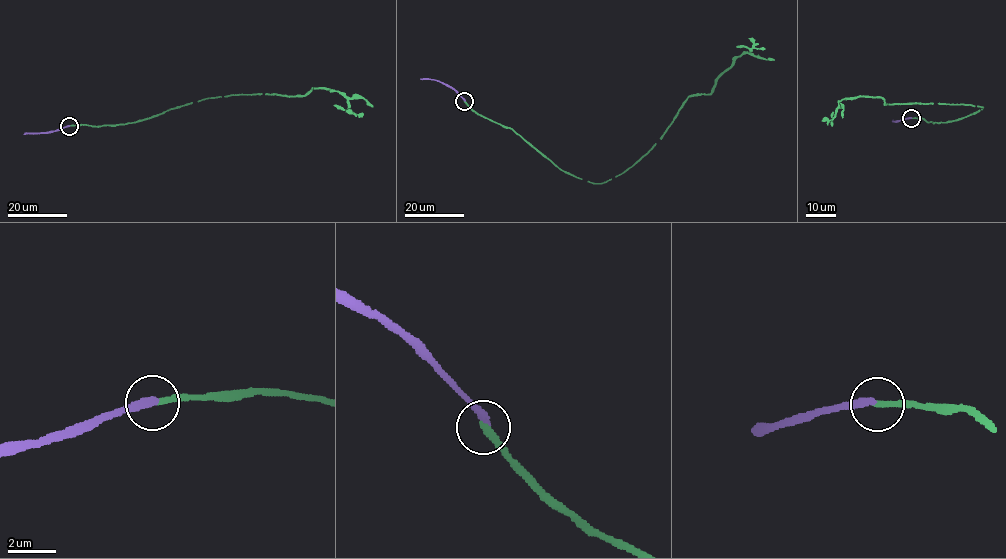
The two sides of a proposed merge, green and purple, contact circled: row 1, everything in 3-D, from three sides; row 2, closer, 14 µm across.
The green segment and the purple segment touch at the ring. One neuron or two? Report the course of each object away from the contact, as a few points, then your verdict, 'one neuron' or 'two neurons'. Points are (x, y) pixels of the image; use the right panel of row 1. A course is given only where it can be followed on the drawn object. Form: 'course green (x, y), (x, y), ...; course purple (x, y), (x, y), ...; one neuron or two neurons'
course green (912, 118), (939, 123), (961, 119), (982, 108), (884, 104), (881, 97), (856, 96), (839, 102), (843, 117); course purple (911, 118), (893, 121); two neurons

